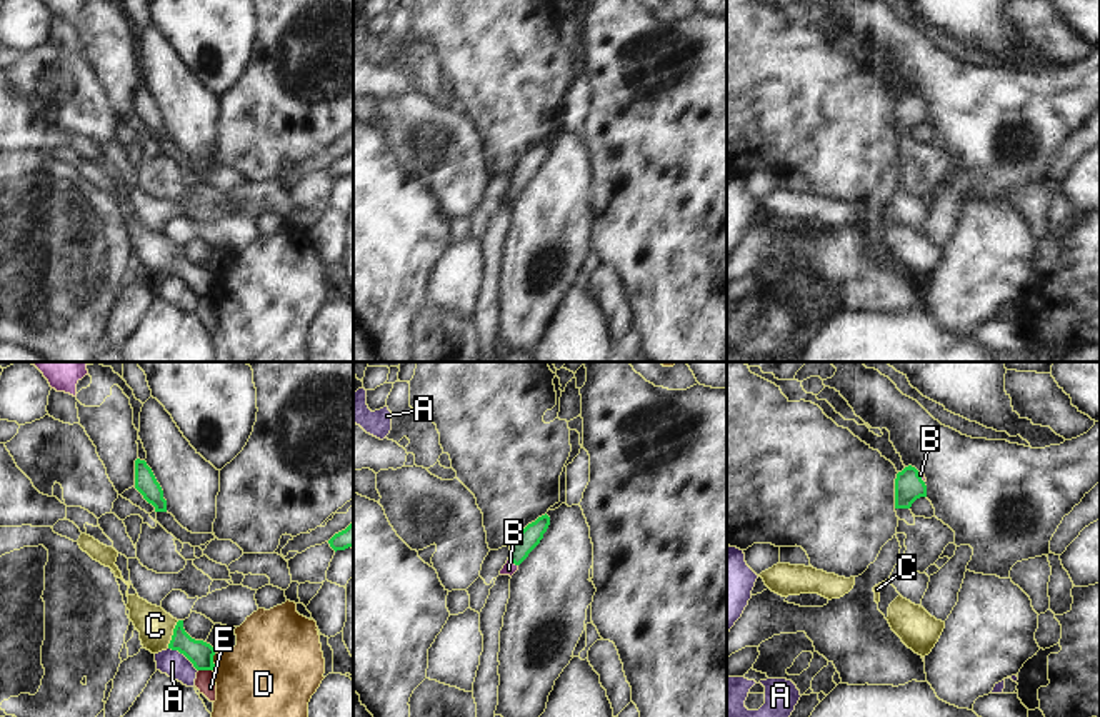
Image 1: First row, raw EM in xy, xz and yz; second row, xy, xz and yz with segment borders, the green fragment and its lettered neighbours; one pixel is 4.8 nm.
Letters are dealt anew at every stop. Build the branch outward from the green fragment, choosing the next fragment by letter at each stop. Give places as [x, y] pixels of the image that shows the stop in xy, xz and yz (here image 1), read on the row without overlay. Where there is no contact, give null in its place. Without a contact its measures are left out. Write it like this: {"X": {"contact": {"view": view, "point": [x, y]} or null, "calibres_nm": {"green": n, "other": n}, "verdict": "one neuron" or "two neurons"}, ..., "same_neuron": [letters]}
{"A": {"contact": {"view": "xy", "point": [184, 280]}, "calibres_nm": {"green": 120, "other": 120}, "verdict": "two neurons"}, "B": {"contact": {"view": "xz", "point": [514, 189]}, "calibres_nm": {"green": 100, "other": 60}, "verdict": "one neuron"}, "C": {"contact": {"view": "xy", "point": [174, 260]}, "calibres_nm": {"green": 120, "other": 170}, "verdict": "two neurons"}, "D": {"contact": {"view": "xy", "point": [212, 289]}, "calibres_nm": {"green": 120, "other": 420}, "verdict": "two neurons"}, "E": {"contact": {"view": "xy", "point": [205, 295]}, "calibres_nm": {"green": 120, "other": 100}, "verdict": "two neurons"}, "same_neuron": ["B"]}

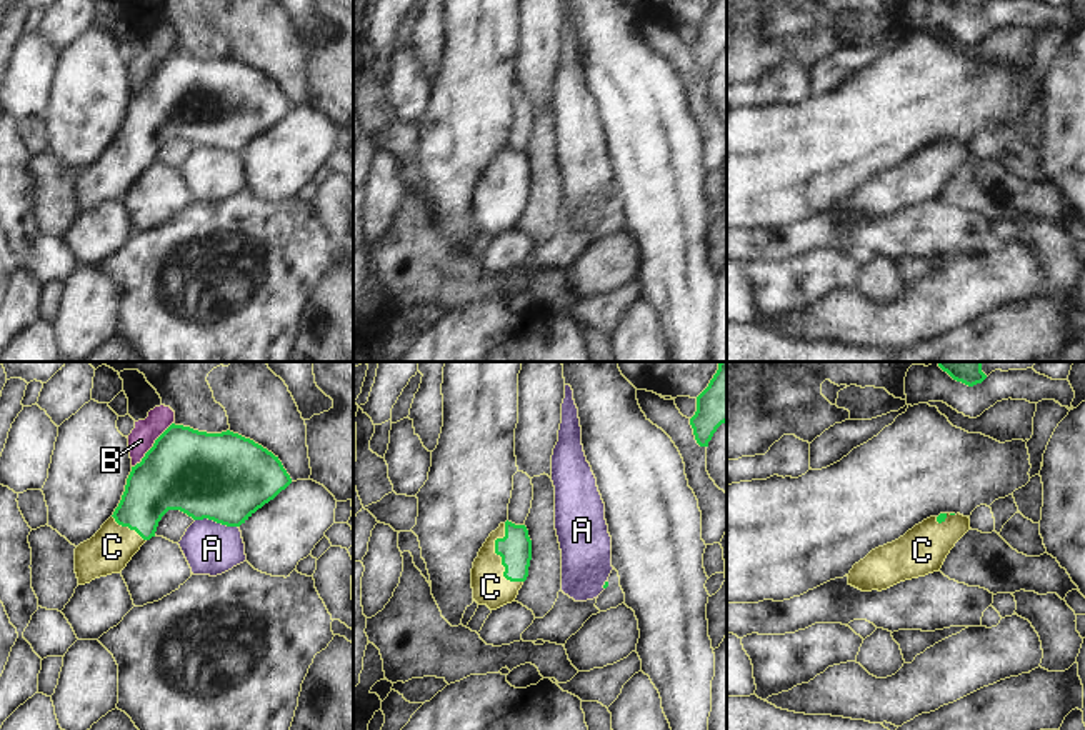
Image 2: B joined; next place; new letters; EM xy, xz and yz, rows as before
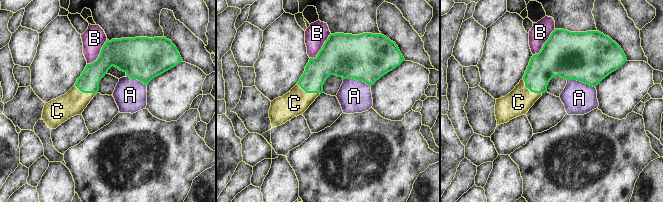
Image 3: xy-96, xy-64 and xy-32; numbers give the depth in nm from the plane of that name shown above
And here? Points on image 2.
{"A": {"contact": {"view": "xy", "point": [217, 149]}, "calibres_nm": {"green": 440, "other": 260}, "verdict": "two neurons"}, "B": {"contact": {"view": "xy", "point": [154, 72]}, "calibres_nm": {"green": 400, "other": 120}, "verdict": "two neurons"}, "C": {"contact": {"view": "xz", "point": [500, 182]}, "calibres_nm": {"green": 160, "other": 170}, "verdict": "one neuron"}, "same_neuron": ["C"]}

